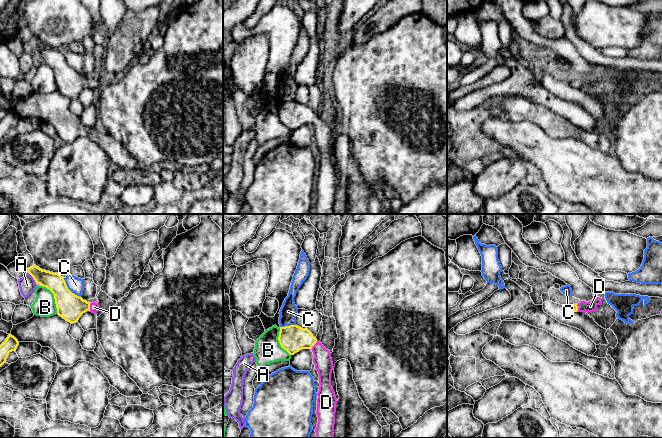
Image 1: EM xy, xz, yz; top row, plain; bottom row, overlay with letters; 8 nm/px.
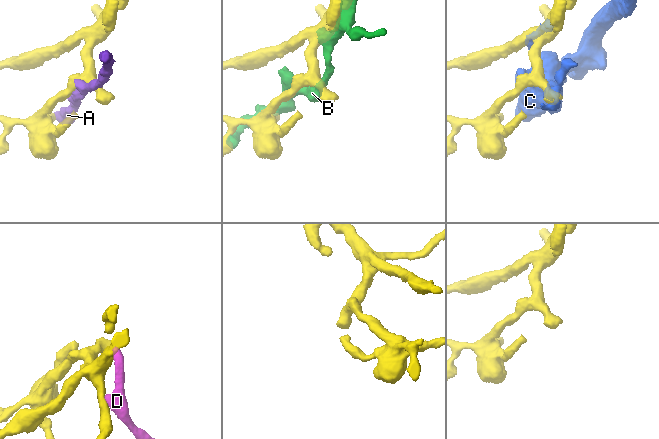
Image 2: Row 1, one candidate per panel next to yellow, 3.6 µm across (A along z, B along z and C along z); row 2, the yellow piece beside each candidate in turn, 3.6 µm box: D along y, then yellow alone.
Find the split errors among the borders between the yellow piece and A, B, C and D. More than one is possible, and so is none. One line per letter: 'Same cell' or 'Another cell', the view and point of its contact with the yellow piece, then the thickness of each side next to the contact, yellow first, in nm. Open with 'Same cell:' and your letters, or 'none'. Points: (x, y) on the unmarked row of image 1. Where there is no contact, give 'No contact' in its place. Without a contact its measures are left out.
Same cell: D
A: Another cell. Touches yellow at xy (33, 54). Thickness 150 nm (yellow) against 140 nm
B: Another cell. Touches yellow at xy (54, 74). Thickness 220 nm (yellow) against 180 nm
C: Another cell. Touches yellow at xy (68, 65). Thickness 220 nm (yellow) against 130 nm
D: Same cell. Touches yellow at xz (314, 120). Thickness 220 nm (yellow) against 150 nm

